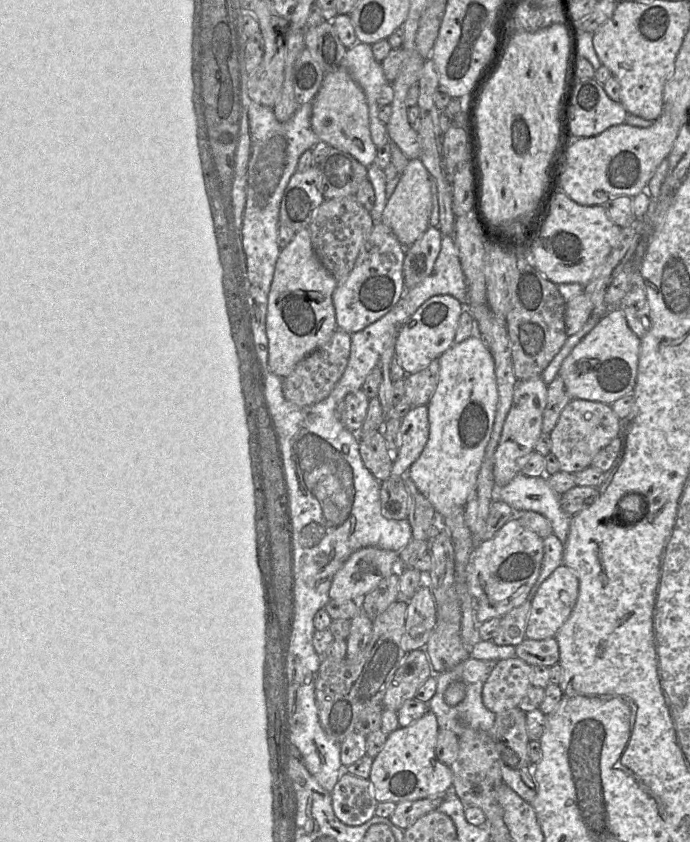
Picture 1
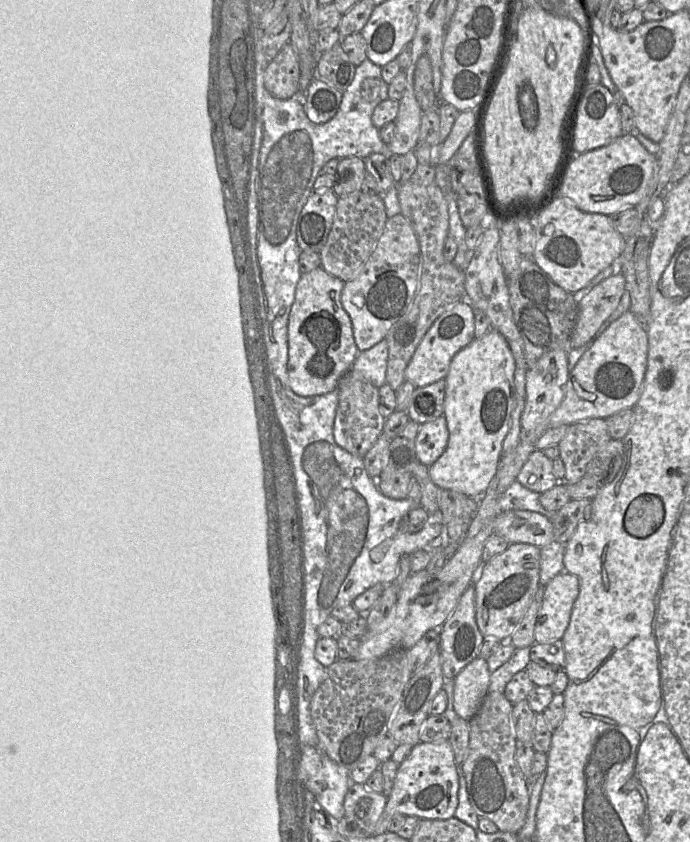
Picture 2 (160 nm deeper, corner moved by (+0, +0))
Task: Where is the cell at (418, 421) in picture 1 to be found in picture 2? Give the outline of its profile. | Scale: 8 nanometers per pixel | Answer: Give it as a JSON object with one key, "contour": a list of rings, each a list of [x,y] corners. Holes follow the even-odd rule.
{"contour":[[[444,416],[420,424],[415,441],[417,458],[420,463],[429,467],[445,451],[449,440],[449,431]]]}

